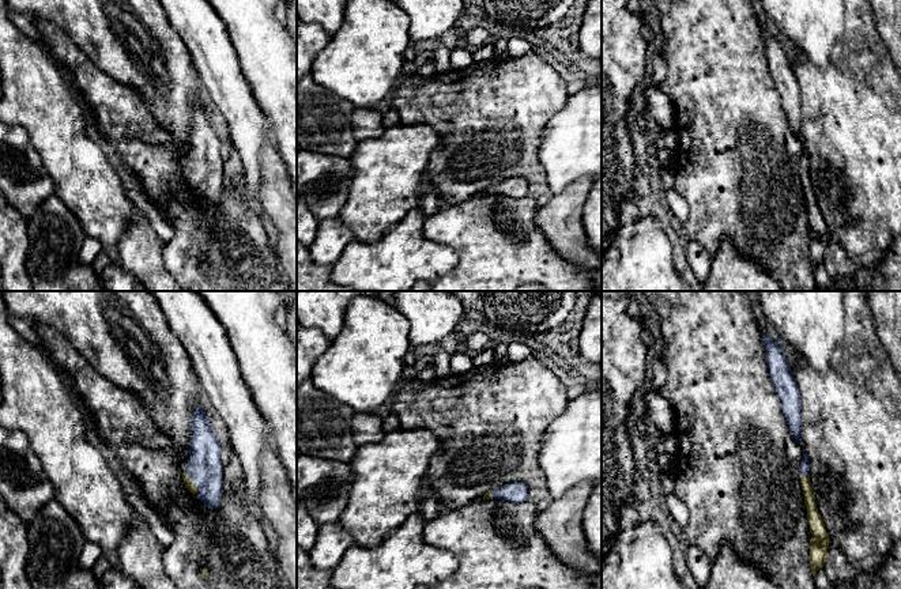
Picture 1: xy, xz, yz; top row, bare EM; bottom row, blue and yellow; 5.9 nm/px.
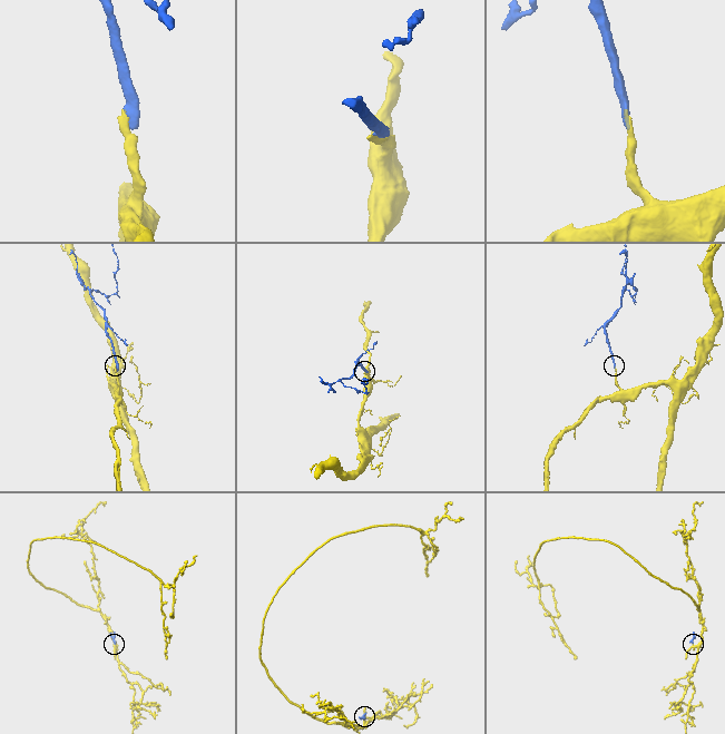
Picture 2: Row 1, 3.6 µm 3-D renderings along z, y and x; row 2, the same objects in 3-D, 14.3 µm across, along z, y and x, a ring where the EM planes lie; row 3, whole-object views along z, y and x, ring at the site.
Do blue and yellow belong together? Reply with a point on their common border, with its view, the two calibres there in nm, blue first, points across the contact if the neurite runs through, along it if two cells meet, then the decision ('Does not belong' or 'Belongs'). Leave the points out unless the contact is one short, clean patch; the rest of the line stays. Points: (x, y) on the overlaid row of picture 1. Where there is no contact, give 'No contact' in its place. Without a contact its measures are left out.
Touches blue at xy (191, 479). Thickness 200 nm (blue) against 60 nm. Path across: xy (204, 468), (191, 479), (189, 484). Belongs

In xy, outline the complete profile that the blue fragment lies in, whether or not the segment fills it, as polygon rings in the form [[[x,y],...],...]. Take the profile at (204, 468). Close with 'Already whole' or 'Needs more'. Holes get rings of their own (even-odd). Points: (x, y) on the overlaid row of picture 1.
[[[201,405],[193,409],[189,426],[189,458],[184,465],[182,479],[185,487],[208,509],[216,509],[222,501],[223,487],[220,443]]]. Needs more

